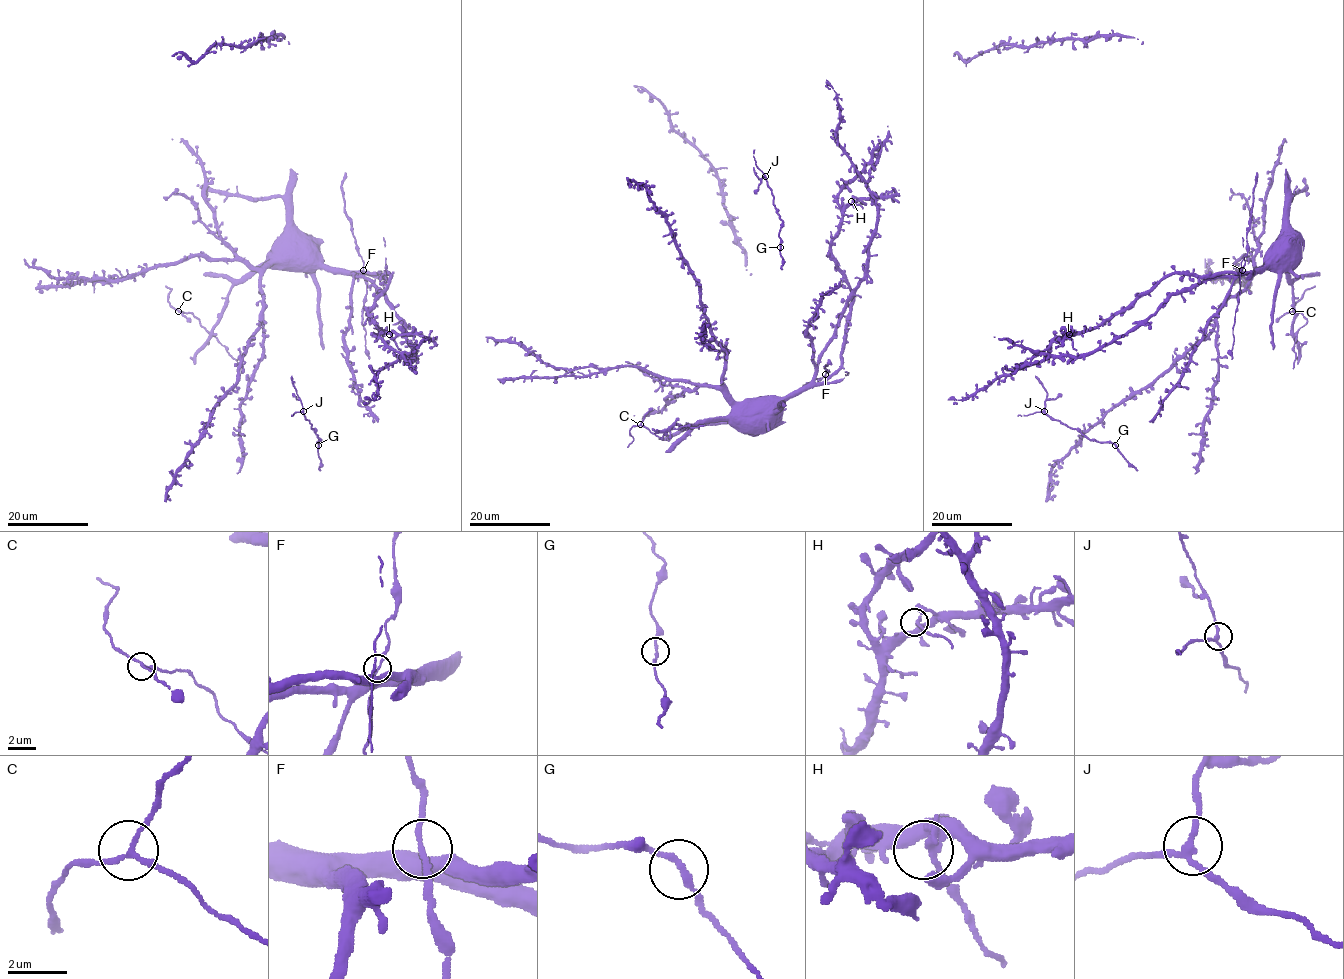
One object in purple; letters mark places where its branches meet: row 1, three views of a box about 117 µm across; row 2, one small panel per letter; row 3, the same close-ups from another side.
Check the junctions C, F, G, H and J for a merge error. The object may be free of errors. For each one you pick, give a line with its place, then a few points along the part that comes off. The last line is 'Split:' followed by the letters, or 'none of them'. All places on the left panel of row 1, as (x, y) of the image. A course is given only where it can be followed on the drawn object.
J: Place: (303, 411). Course of the part to remove: (303, 411), (292, 376)
Split: J

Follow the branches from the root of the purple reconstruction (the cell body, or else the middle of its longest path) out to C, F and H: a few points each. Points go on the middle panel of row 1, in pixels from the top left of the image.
C: (758, 408), (752, 407), (746, 415), (714, 417), (685, 426), (674, 425), (661, 439), (640, 424)
F: (758, 408), (757, 404), (762, 400), (788, 399), (819, 385), (827, 377), (825, 374)
H: (758, 408), (762, 400), (788, 399), (821, 385), (840, 365), (851, 289), (833, 258), (830, 243), (851, 201)

